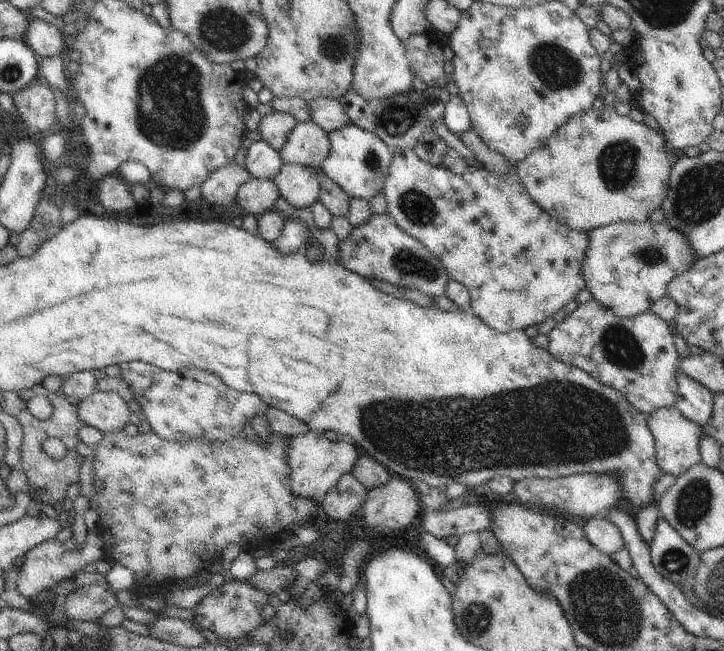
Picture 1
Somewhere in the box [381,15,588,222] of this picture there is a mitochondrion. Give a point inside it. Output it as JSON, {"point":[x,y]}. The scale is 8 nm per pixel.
{"point":[558,69]}

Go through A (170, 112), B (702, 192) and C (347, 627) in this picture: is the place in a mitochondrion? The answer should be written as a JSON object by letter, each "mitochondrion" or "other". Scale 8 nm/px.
{"A":"mitochondrion","B":"mitochondrion","C":"other"}

